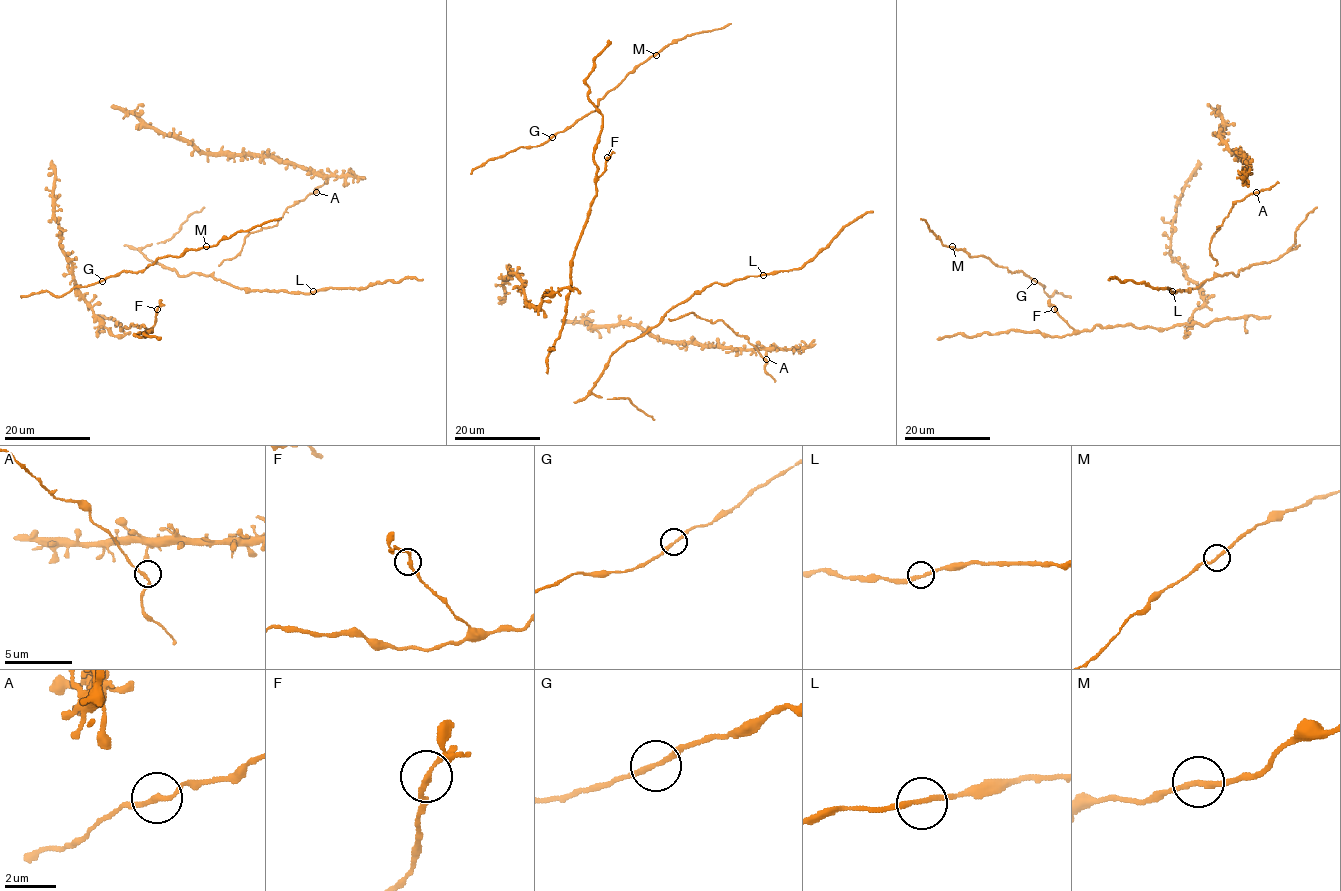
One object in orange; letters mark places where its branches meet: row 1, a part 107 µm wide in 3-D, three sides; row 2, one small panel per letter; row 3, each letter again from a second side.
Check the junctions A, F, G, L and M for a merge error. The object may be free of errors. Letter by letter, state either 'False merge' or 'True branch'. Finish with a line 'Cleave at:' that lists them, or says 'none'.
A: True branch
F: True branch
G: True branch
L: True branch
M: True branch
Cleave at: none

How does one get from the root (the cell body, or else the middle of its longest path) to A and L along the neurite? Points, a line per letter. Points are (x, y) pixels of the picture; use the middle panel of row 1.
A: (602, 370), (625, 342), (642, 336), (664, 317), (673, 320), (690, 313), (721, 320), (766, 359)
L: (602, 370), (609, 357), (625, 342), (642, 336), (668, 310), (694, 293), (715, 282), (730, 284), (763, 275)

